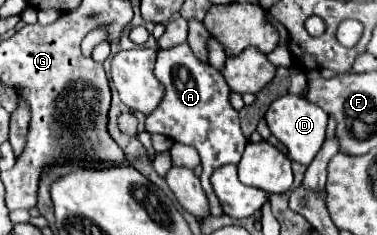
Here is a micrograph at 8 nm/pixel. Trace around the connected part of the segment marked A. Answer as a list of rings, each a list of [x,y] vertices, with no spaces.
[[[179,44],[169,50],[159,50],[155,76],[165,86],[165,98],[157,106],[157,110],[145,118],[145,130],[149,134],[163,134],[173,142],[189,144],[199,152],[203,166],[201,186],[207,194],[211,214],[223,216],[223,210],[211,188],[209,178],[213,170],[217,170],[219,166],[239,164],[243,148],[247,144],[247,138],[243,136],[239,126],[239,114],[229,104],[229,86],[215,68],[193,56],[189,44]]]

